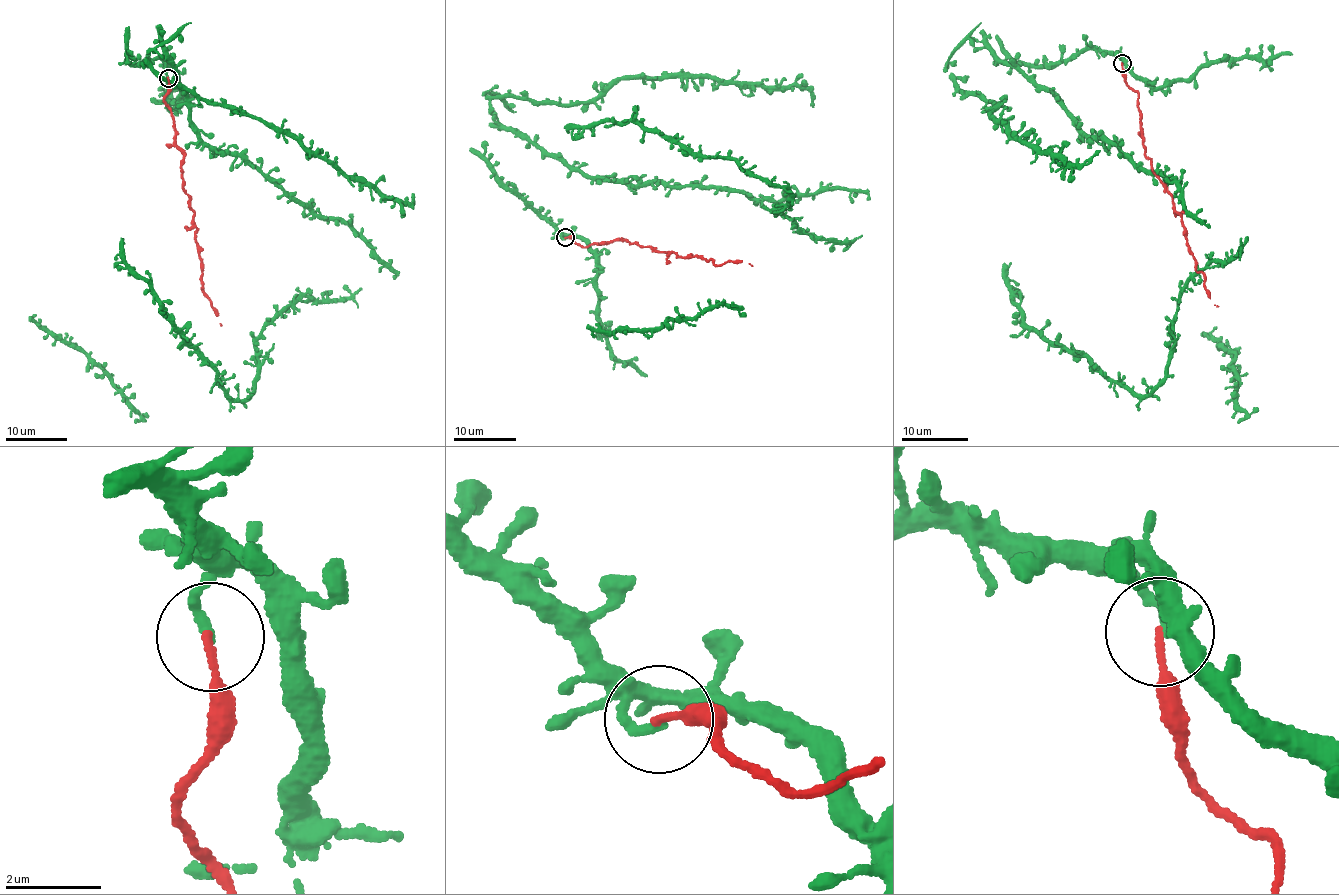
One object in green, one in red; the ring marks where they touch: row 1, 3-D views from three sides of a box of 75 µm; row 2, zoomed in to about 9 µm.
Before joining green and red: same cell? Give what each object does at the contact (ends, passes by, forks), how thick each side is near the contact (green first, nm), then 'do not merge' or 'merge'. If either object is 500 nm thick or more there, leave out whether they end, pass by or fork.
green ends there; red ends there; 190 nm thick on the green side, 150 nm on the other; do not merge

